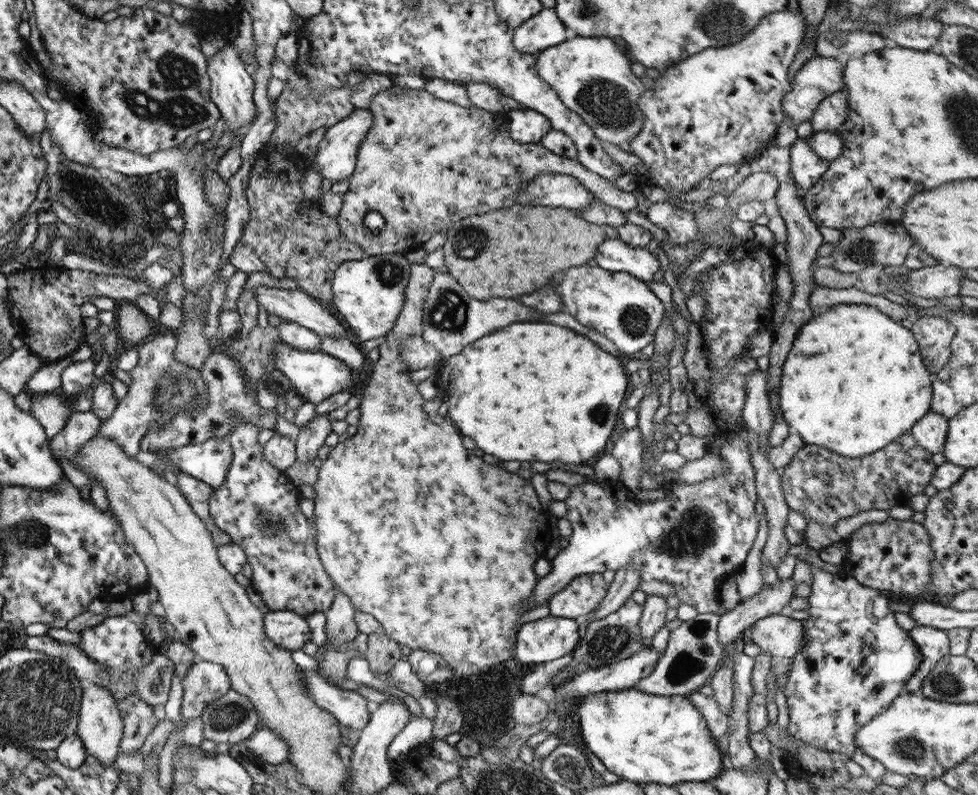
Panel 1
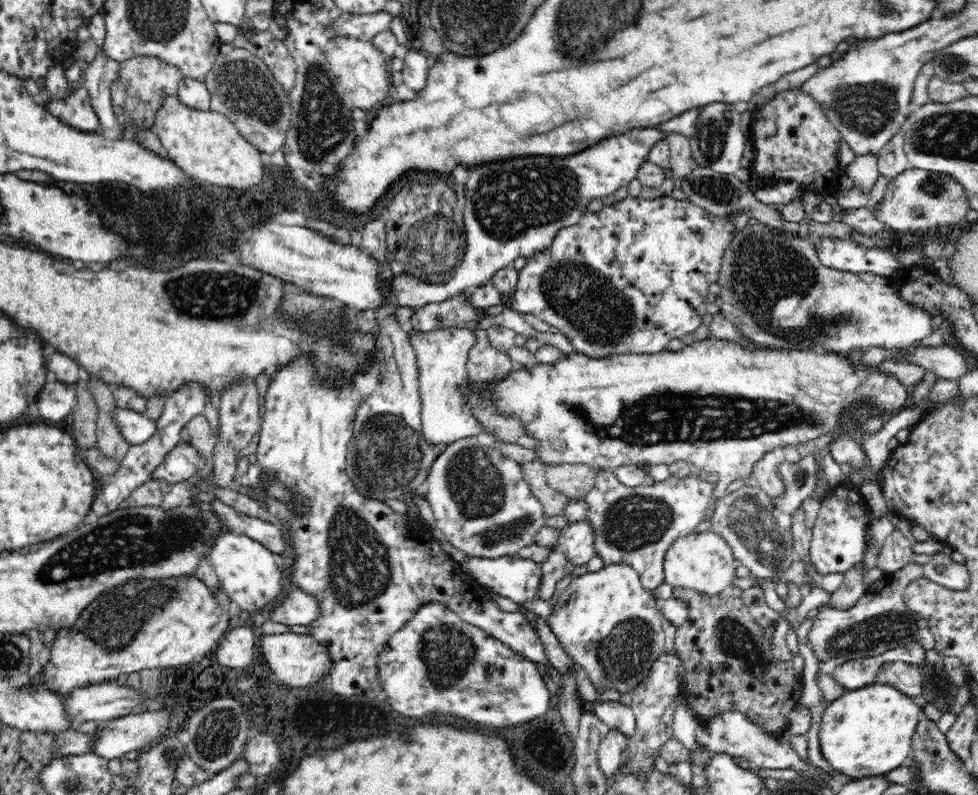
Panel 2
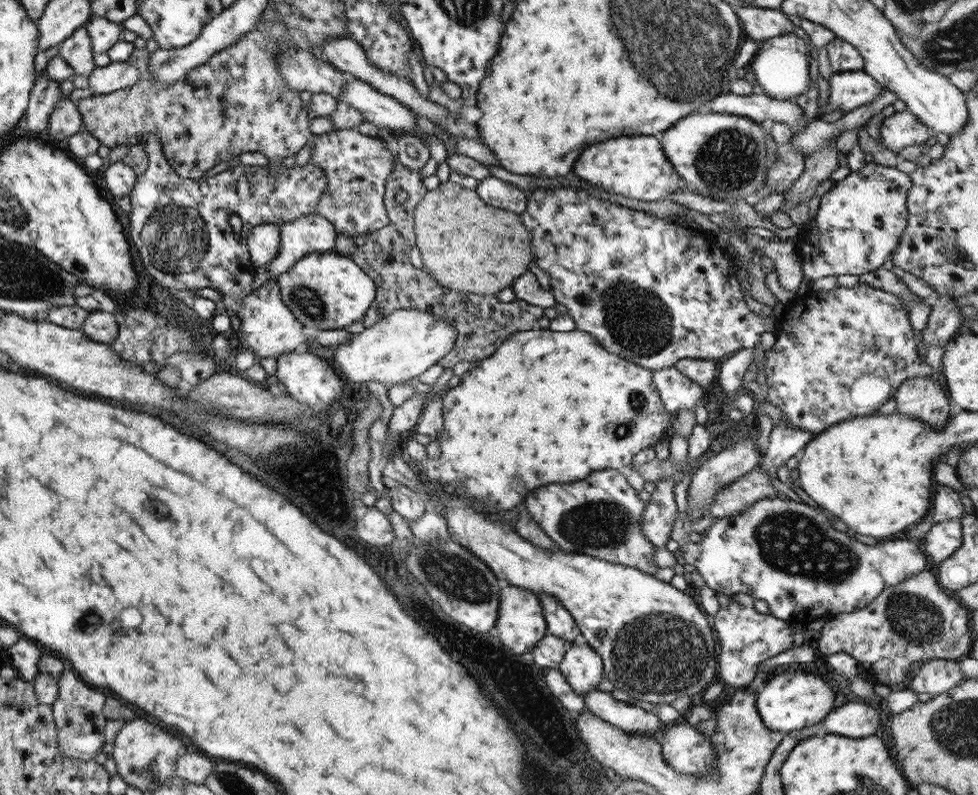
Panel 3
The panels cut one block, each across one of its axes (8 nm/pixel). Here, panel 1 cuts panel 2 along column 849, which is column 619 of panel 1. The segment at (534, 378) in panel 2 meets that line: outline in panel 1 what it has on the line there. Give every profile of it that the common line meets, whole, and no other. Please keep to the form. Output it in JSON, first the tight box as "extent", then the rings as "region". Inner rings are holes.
{"extent":[440,324,631,463],"region":[[[509,324],[440,361],[441,394],[448,405],[446,416],[479,450],[499,460],[590,463],[608,449],[619,405],[631,378],[621,368],[620,361],[569,328],[553,324]]]}

